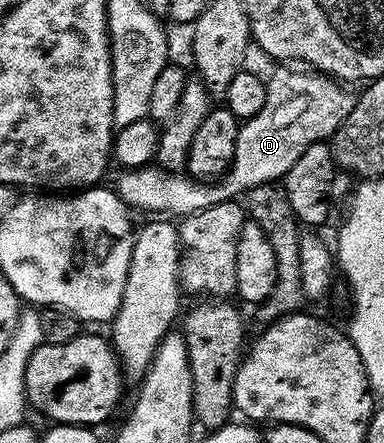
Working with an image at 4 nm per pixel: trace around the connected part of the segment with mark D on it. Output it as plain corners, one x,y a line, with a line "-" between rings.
280,66
276,73
267,77
266,102
262,105
262,110
258,110
256,116
251,116
249,120
243,121
238,130
238,142
234,146
234,158
232,165
223,176
219,177
215,183
197,182
187,174
180,172
167,172
165,168
159,166
145,166
143,168
130,168
121,171
120,177
114,183
114,191
129,209
141,208
148,214
167,214
172,218
183,218
194,214
198,210
206,210
206,206
214,206
218,202
236,200
243,197
247,189
262,184
283,181
284,175
298,162
306,146
331,141
332,135
341,131
344,126
346,114
354,110
357,93
351,92
351,87
342,86
341,81
332,79
331,76
323,75
315,70
300,70
304,72
291,72
291,67

